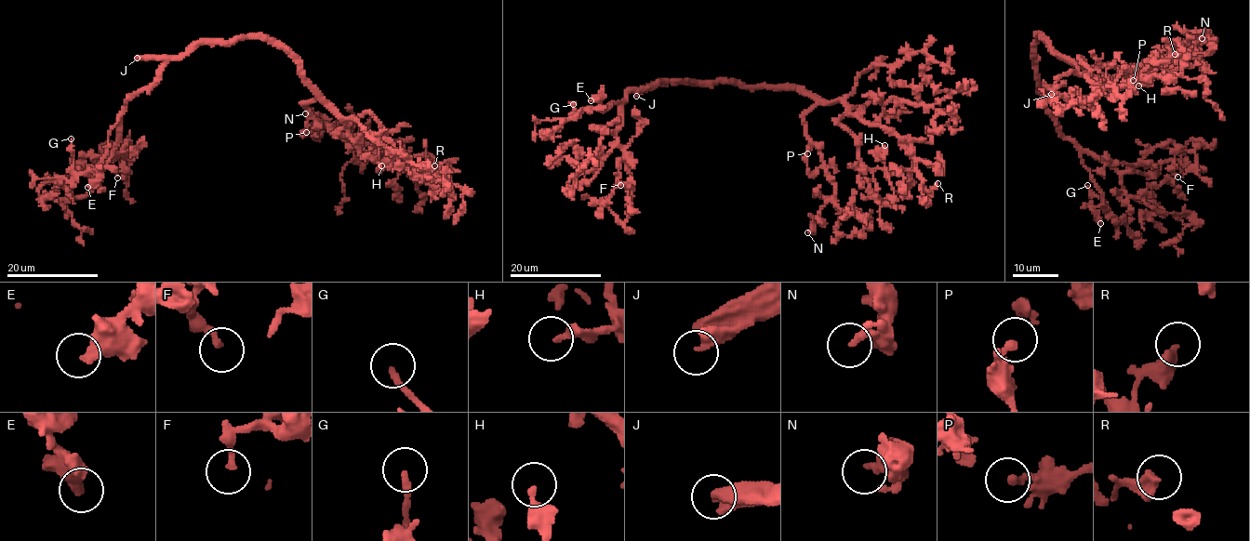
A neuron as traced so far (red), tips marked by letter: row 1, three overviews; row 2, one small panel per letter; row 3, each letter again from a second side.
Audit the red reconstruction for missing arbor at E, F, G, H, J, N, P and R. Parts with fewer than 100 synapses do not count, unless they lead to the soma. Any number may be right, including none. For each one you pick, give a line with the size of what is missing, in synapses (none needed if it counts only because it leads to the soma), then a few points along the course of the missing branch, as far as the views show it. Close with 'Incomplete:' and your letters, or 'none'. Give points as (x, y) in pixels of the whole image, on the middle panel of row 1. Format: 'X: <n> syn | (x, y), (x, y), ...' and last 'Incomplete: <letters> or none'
J: 1000 syn
Incomplete: J

